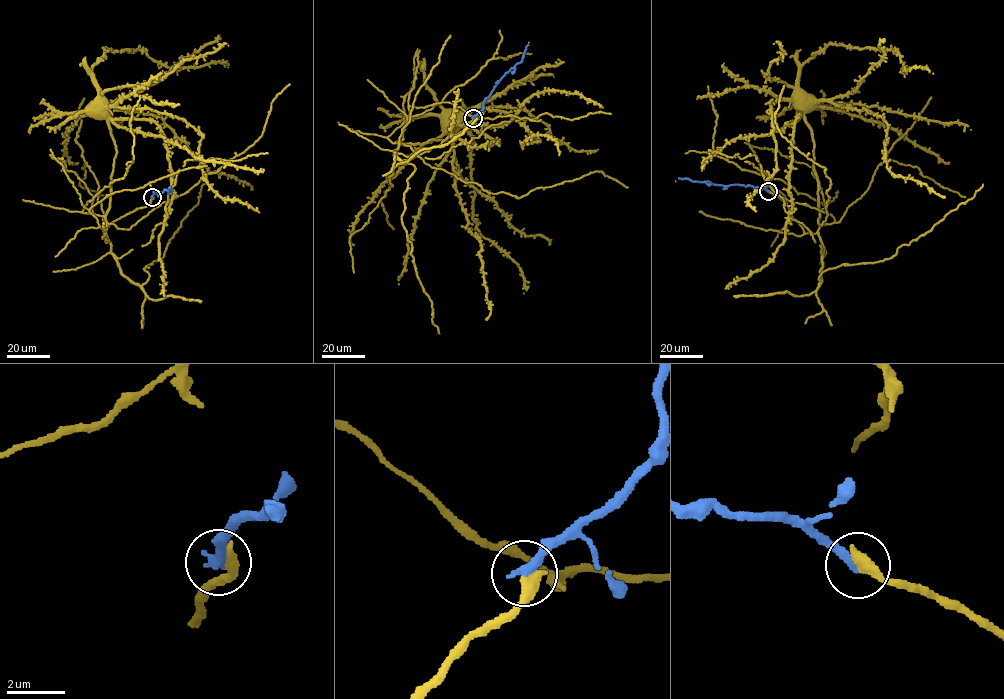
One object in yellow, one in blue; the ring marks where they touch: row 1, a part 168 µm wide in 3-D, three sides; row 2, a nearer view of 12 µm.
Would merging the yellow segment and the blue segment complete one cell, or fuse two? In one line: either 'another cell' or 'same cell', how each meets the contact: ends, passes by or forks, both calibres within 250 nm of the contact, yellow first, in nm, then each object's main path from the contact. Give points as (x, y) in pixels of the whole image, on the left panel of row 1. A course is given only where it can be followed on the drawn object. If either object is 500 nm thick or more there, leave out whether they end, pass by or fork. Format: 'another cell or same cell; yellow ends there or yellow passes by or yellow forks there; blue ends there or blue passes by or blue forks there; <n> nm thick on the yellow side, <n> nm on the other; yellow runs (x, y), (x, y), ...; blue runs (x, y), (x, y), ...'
same cell; yellow ends there; blue ends there; 480 nm thick on the yellow side, 360 nm on the other; yellow runs (152, 197), (147, 206), (126, 214), (104, 231), (116, 146), (109, 123), (93, 114), (95, 110); blue runs (152, 197), (156, 193), (153, 192), (161, 193), (171, 189), (170, 187)

